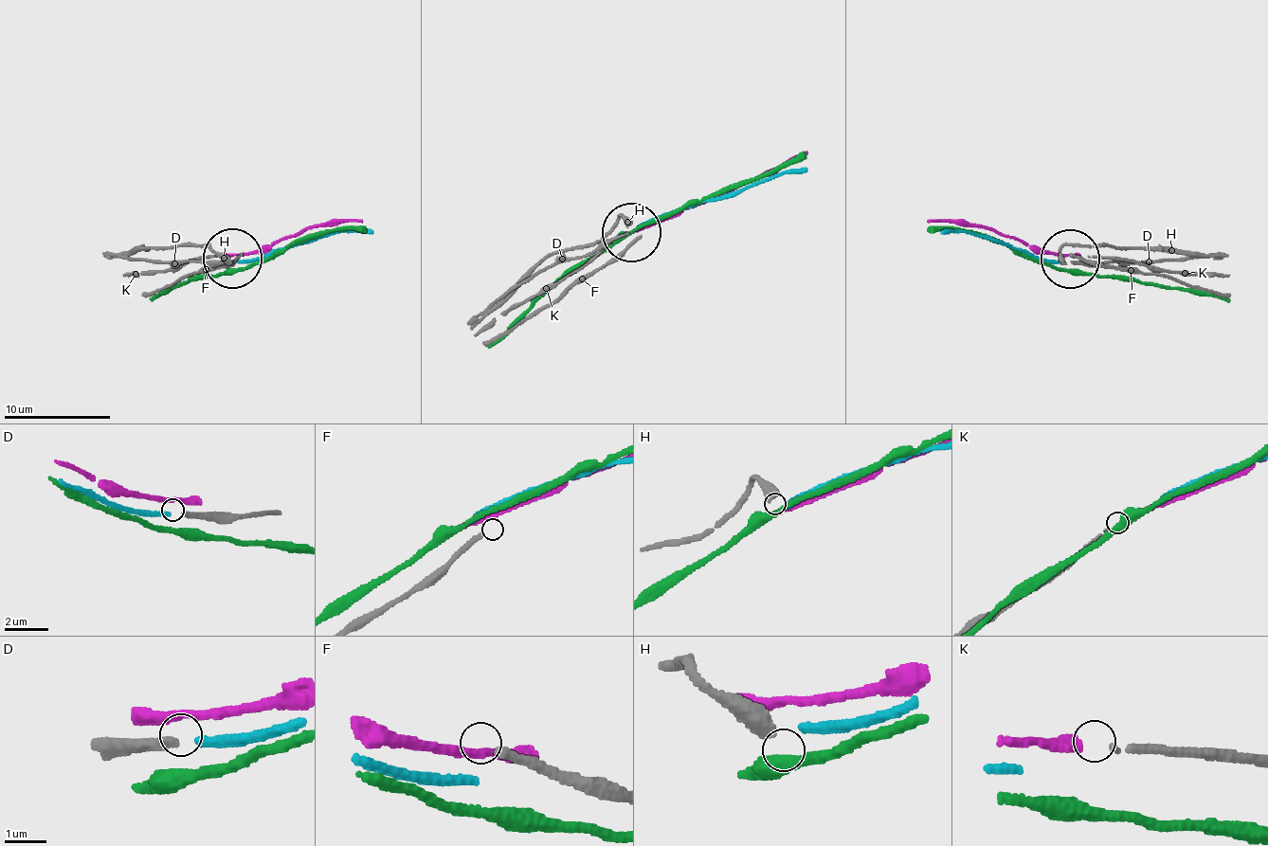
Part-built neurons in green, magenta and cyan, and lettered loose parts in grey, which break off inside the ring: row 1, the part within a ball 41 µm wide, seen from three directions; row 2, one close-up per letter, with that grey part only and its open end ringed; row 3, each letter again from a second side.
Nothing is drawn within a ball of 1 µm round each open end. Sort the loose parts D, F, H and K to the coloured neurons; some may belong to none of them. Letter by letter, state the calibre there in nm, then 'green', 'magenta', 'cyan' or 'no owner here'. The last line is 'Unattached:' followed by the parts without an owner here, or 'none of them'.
D: 240 nm thick; cyan
F: 220 nm thick; no owner here
H: 400 nm thick; no owner here
K: 150 nm thick; magenta
Unattached: F, H

